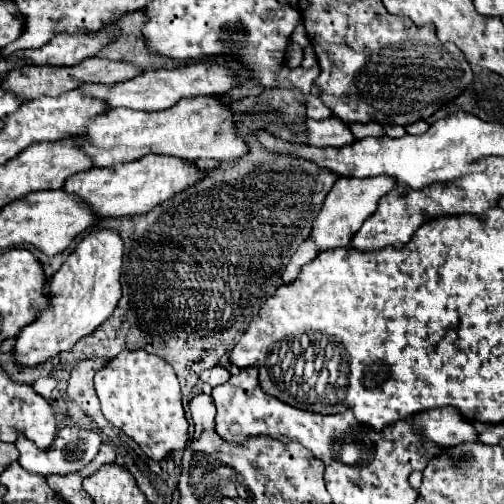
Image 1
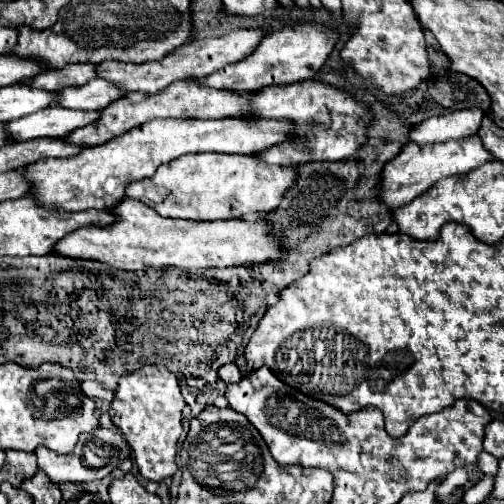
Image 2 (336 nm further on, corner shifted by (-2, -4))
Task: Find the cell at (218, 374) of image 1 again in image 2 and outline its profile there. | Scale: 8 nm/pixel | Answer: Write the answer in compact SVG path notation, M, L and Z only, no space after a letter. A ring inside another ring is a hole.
M225 364L219 368L219 378L225 382L225 384L235 384L241 380L241 372L237 368L237 364Z

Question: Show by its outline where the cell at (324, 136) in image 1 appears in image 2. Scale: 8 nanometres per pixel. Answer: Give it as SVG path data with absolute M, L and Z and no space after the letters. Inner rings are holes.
M467 108L445 116L429 118L409 130L409 142L415 144L437 144L447 140L461 140L473 136L479 130L483 112L479 108Z

